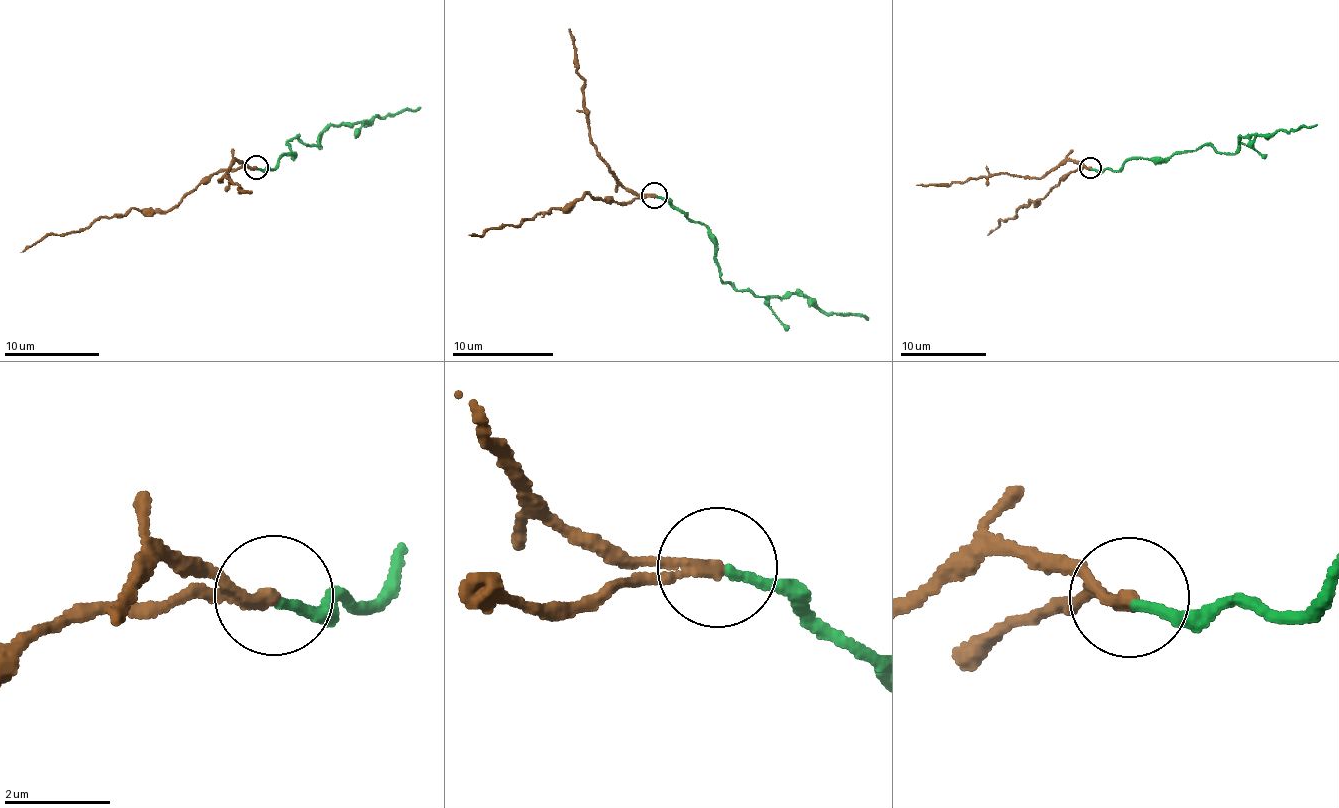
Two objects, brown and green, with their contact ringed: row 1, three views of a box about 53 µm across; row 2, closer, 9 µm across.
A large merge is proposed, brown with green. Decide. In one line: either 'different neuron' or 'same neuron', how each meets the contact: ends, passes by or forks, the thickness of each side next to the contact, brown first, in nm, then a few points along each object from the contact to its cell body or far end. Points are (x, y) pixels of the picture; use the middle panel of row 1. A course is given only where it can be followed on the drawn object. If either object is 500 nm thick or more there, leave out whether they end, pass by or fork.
different neuron | brown ends | green ends | 280/170 nm | brown via (654, 194), (614, 203), (584, 192), (564, 208), (549, 208), (520, 225), (469, 234) | green via (656, 194), (700, 221), (721, 281), (765, 301), (806, 294), (829, 314), (869, 318)

